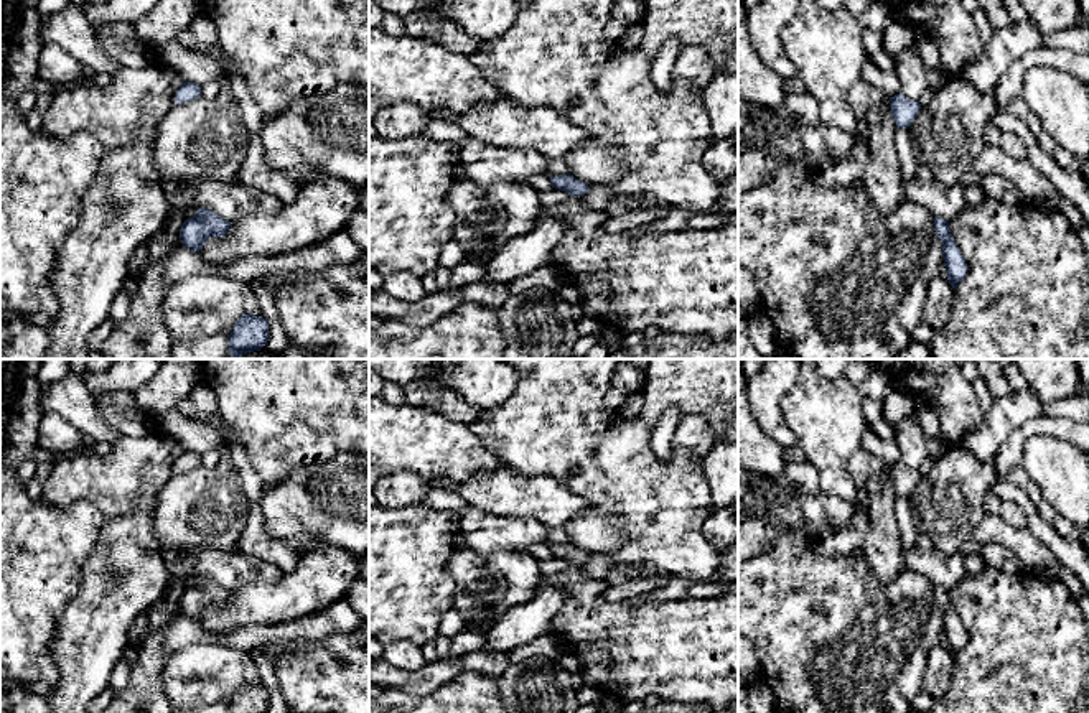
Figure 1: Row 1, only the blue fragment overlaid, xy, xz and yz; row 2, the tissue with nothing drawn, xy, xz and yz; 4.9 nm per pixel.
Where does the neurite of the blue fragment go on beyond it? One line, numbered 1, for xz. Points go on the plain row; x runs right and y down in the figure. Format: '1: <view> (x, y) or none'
1: none

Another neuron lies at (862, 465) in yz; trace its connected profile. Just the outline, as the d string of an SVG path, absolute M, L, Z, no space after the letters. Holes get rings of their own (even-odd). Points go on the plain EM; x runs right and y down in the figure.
M860 448L847 461L847 469L857 489L857 497L853 504L867 510L867 481L890 469L890 466L881 458Z

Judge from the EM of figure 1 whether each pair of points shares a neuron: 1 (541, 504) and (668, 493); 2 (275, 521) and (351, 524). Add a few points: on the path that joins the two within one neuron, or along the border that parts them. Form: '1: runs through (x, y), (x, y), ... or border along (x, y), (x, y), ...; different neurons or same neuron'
1: border along (554, 476), (588, 504), (587, 511), (565, 526); different neurons
2: runs through (294, 521), (333, 521); same neuron

